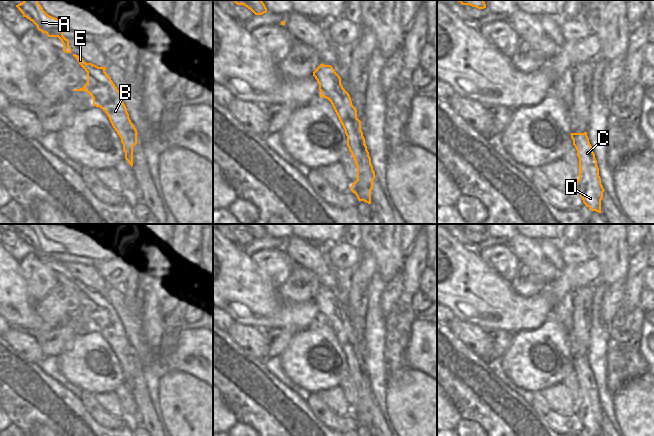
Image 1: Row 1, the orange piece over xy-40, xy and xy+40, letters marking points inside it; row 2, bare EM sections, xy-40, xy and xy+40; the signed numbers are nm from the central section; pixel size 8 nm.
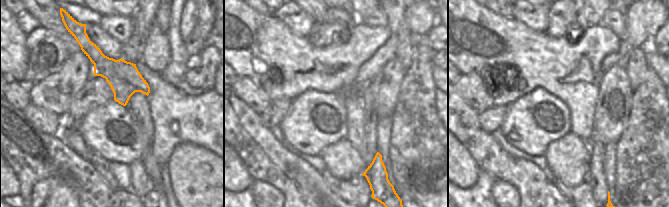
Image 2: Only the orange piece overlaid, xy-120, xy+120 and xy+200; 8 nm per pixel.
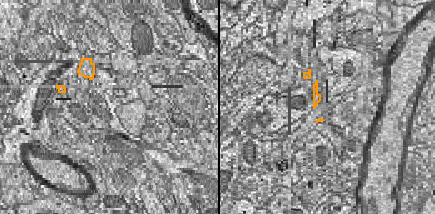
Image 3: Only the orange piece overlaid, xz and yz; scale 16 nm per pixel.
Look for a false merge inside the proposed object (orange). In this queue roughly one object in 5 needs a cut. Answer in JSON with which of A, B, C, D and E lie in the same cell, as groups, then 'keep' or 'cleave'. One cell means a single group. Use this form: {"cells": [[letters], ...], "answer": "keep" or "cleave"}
{"cells": [["A", "B", "C", "D", "E"]], "answer": "keep"}

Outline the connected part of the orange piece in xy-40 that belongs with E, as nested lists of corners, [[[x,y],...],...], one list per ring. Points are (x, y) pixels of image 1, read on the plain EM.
[[[73,278],[87,296],[84,311],[74,315],[86,315],[93,322],[93,329],[100,331],[108,340],[113,352],[121,362],[125,383],[133,390],[133,370],[137,368],[137,354],[129,342],[123,322],[105,296],[106,291],[86,287],[82,281]]]

